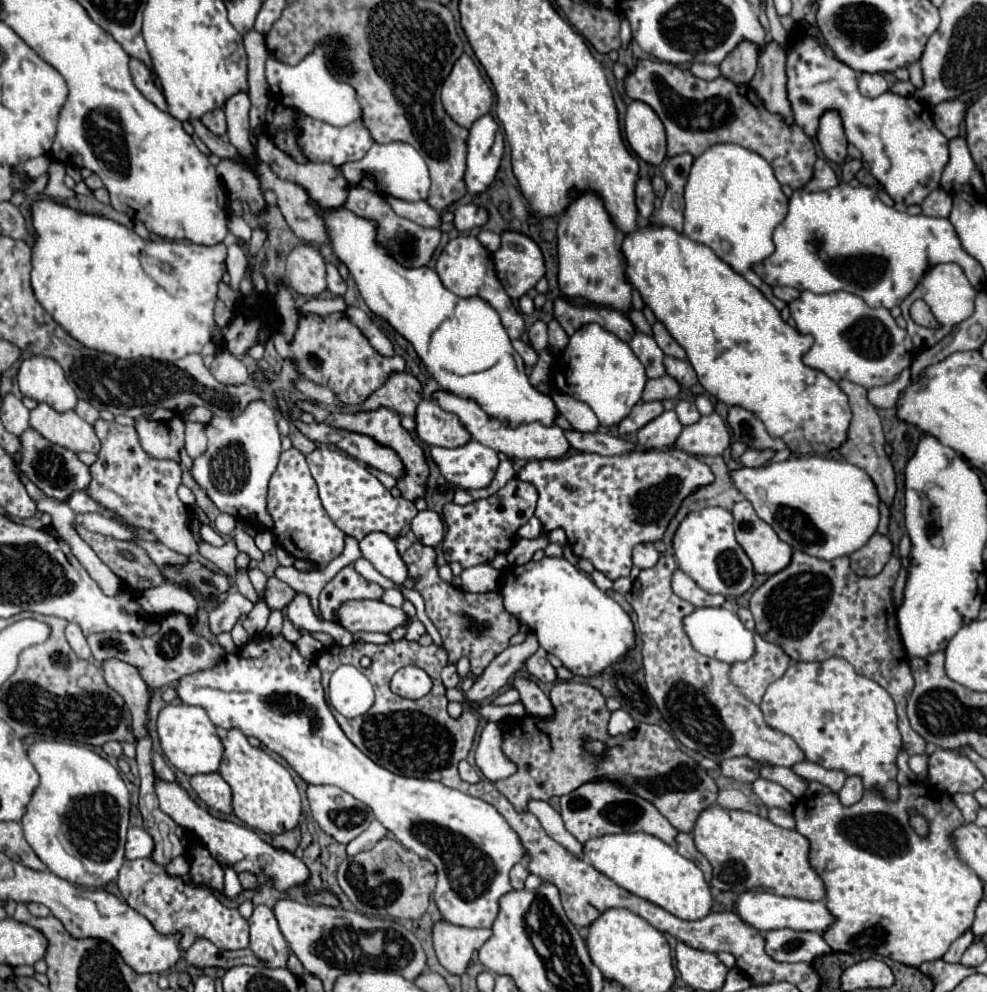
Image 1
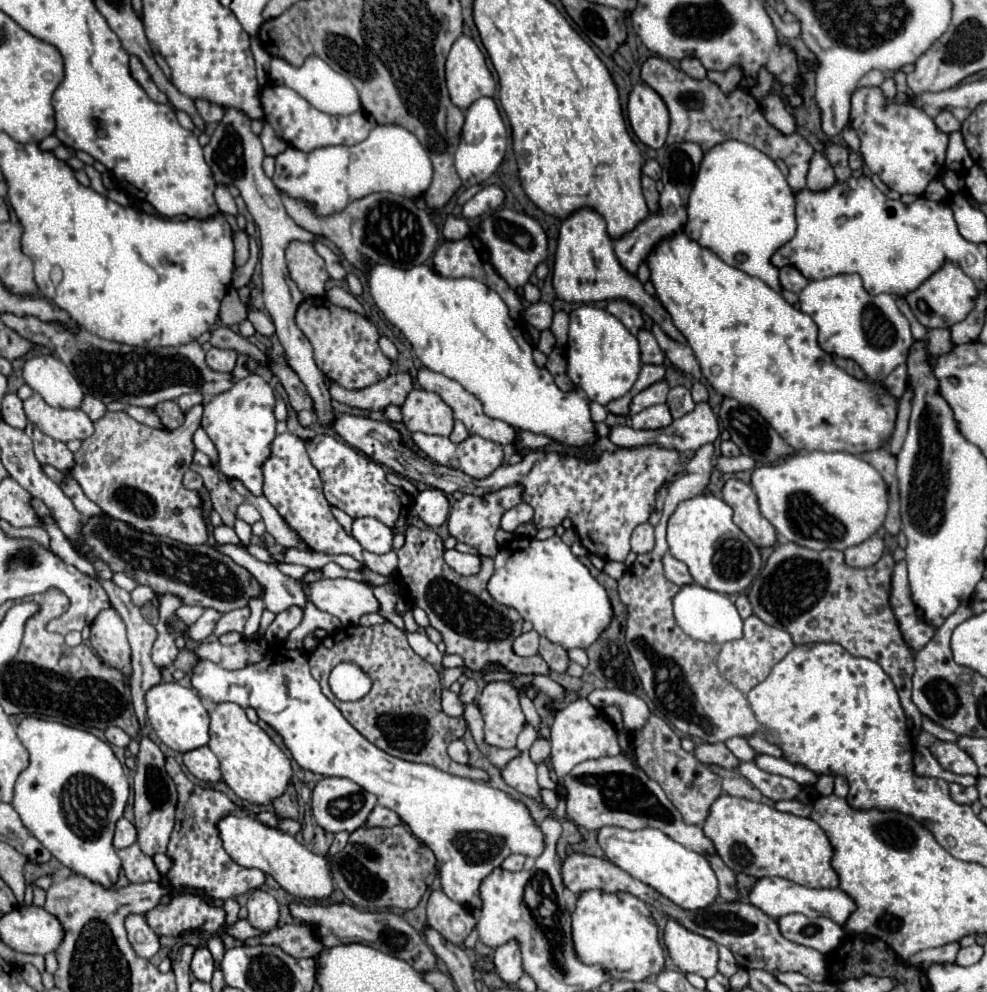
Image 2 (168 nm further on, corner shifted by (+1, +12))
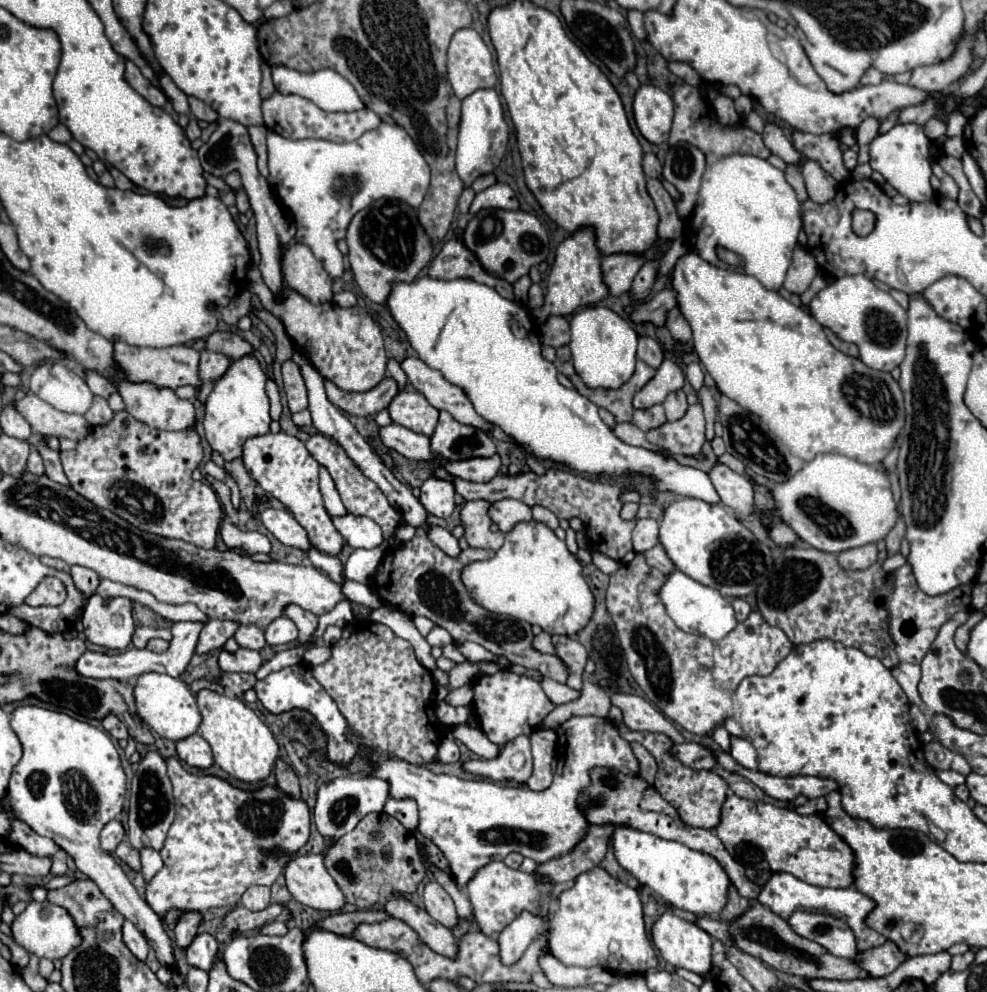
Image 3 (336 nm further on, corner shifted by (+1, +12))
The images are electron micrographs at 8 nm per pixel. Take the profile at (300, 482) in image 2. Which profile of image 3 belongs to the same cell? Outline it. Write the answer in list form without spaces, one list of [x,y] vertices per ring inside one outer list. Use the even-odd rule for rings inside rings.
[[[286,432],[278,434],[264,434],[246,440],[244,444],[244,466],[248,468],[250,476],[276,500],[280,500],[288,512],[296,518],[296,522],[308,532],[310,544],[318,548],[324,554],[338,556],[344,548],[344,538],[340,532],[336,532],[336,526],[332,524],[330,514],[324,508],[324,500],[320,496],[318,488],[318,462],[310,456],[304,442],[300,442],[296,436],[290,436]]]

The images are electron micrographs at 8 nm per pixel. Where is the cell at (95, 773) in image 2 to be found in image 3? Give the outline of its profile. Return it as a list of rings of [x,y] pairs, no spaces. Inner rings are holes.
[[[18,706],[12,712],[10,724],[24,748],[24,756],[16,764],[8,788],[12,816],[26,822],[36,834],[54,840],[56,846],[74,860],[76,868],[100,888],[112,906],[124,914],[126,920],[134,922],[156,950],[156,958],[164,966],[174,966],[170,938],[160,916],[152,912],[136,892],[114,856],[100,848],[100,832],[122,812],[126,796],[126,776],[110,736],[68,714],[38,706]]]

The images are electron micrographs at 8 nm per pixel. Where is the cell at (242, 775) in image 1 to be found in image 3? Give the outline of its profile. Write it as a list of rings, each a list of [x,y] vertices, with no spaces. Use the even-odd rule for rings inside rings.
[[[200,690],[196,694],[196,700],[202,714],[202,724],[198,734],[212,746],[214,762],[232,778],[242,780],[246,784],[254,784],[268,778],[270,772],[276,768],[276,760],[280,758],[280,748],[268,726],[254,714],[254,710],[248,708],[238,698],[216,694],[210,690]]]

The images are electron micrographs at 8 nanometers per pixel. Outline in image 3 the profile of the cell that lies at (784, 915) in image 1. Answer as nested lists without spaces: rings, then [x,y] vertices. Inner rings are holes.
[[[778,872],[778,874],[772,874],[770,880],[762,886],[762,892],[758,894],[756,898],[760,904],[764,904],[766,908],[770,908],[772,912],[776,912],[780,918],[788,920],[796,910],[809,910],[815,912],[824,912],[824,914],[830,914],[830,916],[838,916],[838,918],[844,918],[844,922],[852,928],[854,936],[856,936],[856,944],[858,944],[858,950],[870,950],[870,948],[878,948],[886,942],[884,936],[880,936],[878,932],[874,932],[872,928],[868,928],[864,924],[864,918],[868,916],[868,912],[874,908],[874,902],[864,896],[862,892],[858,892],[854,886],[850,888],[820,888],[820,886],[812,886],[812,884],[806,884],[798,878],[794,878],[792,874],[786,874],[786,872]]]

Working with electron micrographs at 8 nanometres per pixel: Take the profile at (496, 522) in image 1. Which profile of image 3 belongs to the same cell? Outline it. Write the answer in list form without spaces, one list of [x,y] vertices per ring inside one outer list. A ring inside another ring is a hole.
[[[474,500],[464,502],[460,508],[460,524],[464,528],[464,538],[472,548],[490,548],[498,550],[504,542],[502,532],[490,532],[492,520],[488,516],[488,508],[492,502]]]

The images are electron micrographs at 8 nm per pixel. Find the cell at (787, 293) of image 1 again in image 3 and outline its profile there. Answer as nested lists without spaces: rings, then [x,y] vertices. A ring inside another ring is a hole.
[[[796,248],[792,254],[792,264],[788,268],[784,288],[794,294],[802,294],[810,288],[814,276],[818,274],[818,264],[810,252],[804,248]]]

